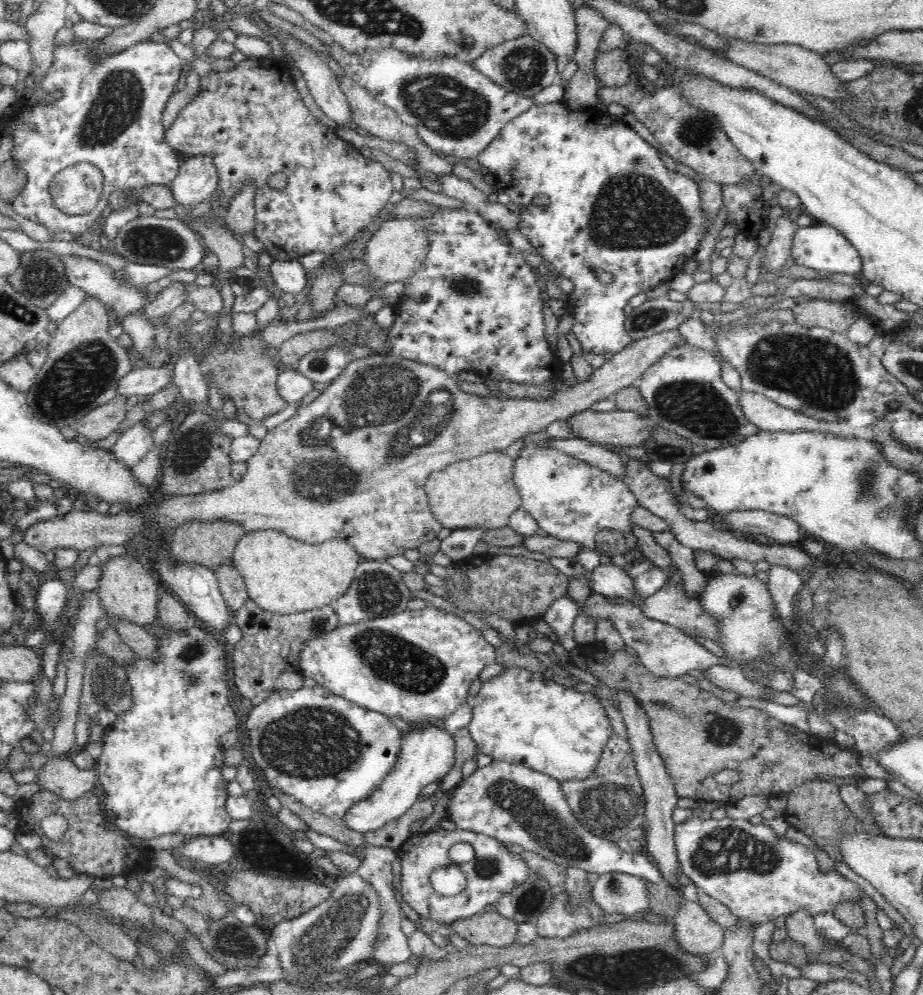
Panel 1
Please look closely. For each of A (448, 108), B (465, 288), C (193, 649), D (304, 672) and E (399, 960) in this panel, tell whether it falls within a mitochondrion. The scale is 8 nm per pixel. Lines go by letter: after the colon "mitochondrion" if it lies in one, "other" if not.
A: mitochondrion
B: mitochondrion
C: mitochondrion
D: other
E: other

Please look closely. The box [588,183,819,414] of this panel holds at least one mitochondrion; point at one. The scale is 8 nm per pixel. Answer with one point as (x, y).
(654, 315)

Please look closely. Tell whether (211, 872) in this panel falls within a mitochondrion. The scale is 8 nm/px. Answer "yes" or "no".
no

